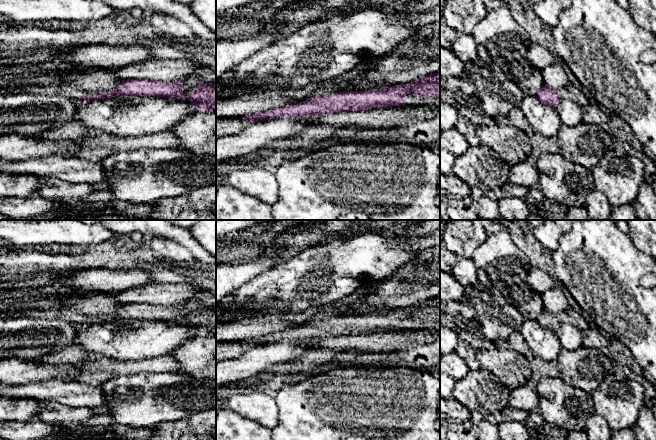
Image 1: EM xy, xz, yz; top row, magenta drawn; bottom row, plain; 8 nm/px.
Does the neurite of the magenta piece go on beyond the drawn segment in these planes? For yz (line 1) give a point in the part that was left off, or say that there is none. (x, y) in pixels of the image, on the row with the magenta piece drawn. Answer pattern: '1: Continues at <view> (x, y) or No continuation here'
1: No continuation here

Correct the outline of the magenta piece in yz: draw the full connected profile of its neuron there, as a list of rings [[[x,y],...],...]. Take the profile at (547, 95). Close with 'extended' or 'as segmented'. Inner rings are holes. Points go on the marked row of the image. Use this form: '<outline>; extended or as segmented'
[[[543,86],[537,95],[538,99],[554,108],[560,103],[561,99],[558,92],[550,87]]]; as segmented

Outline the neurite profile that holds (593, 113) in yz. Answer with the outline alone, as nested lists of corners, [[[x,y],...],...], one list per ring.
[[[588,103],[581,108],[584,123],[602,125],[610,119],[608,112],[597,103]]]

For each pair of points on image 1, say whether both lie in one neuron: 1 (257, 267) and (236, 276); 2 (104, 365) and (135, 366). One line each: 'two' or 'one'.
1: one
2: one

